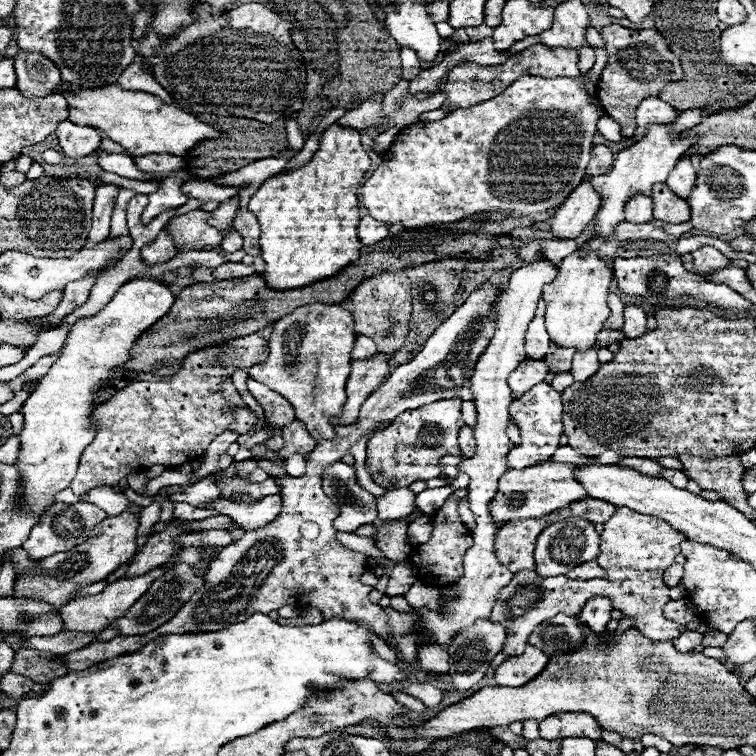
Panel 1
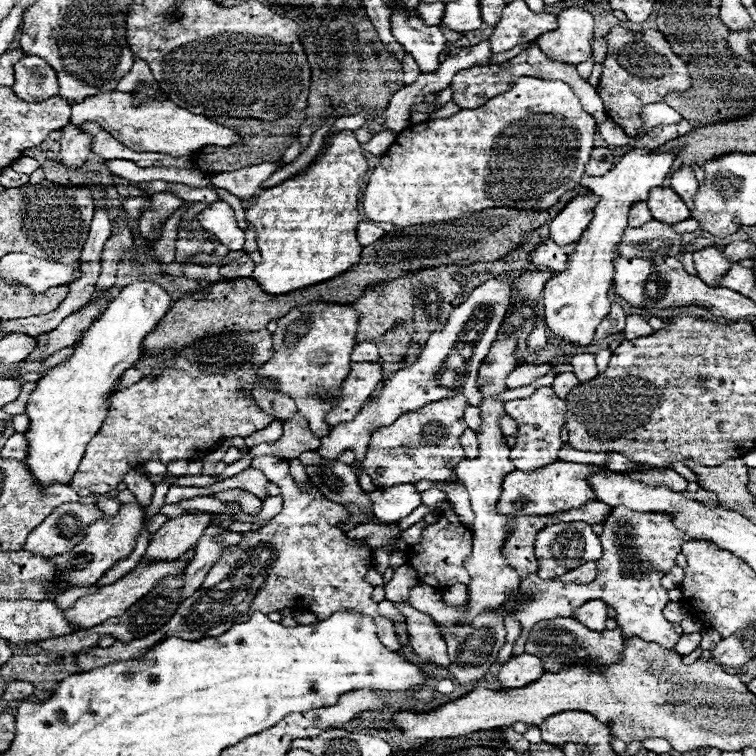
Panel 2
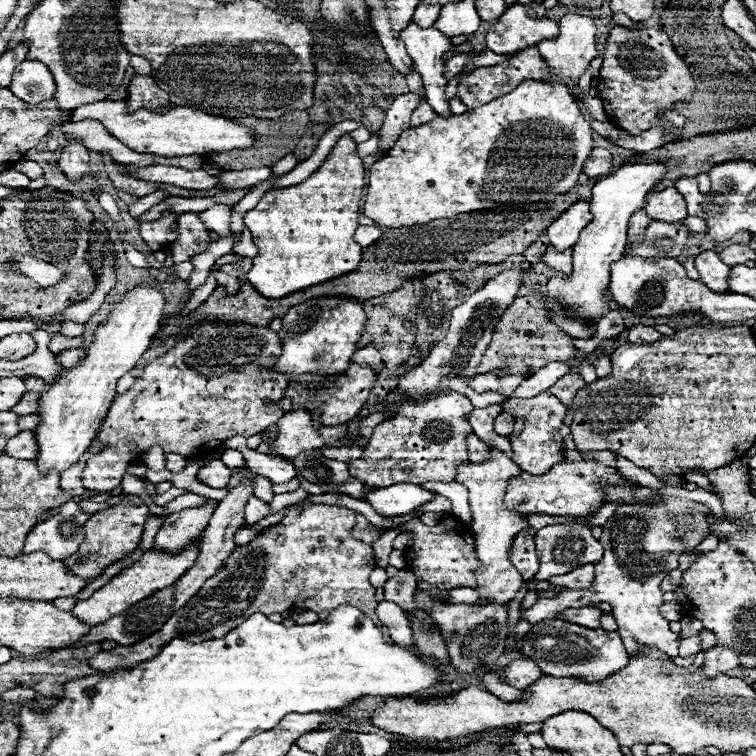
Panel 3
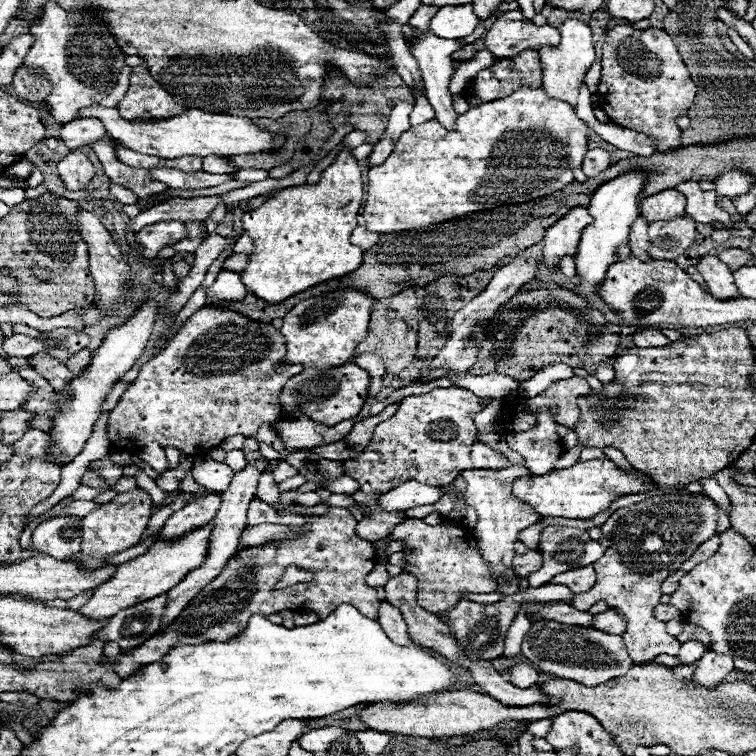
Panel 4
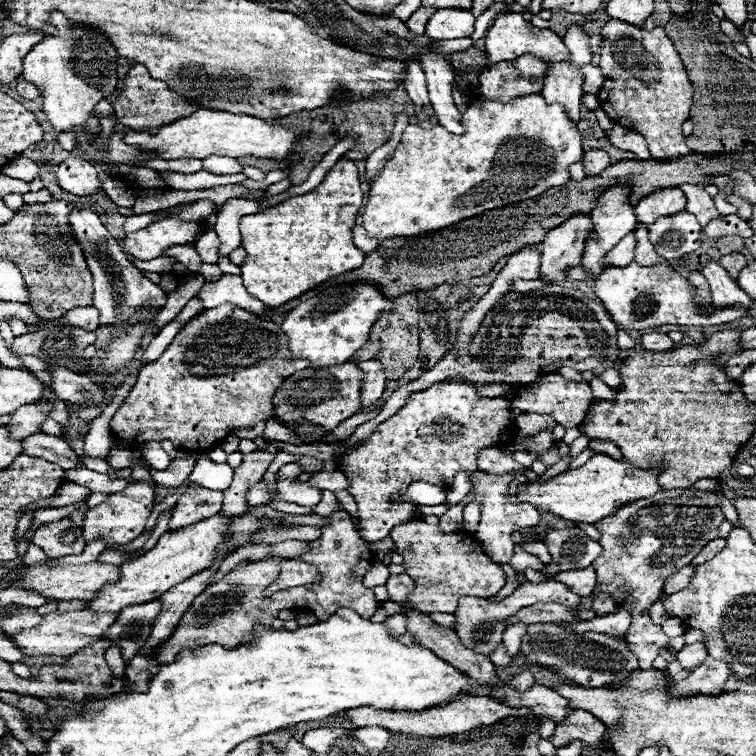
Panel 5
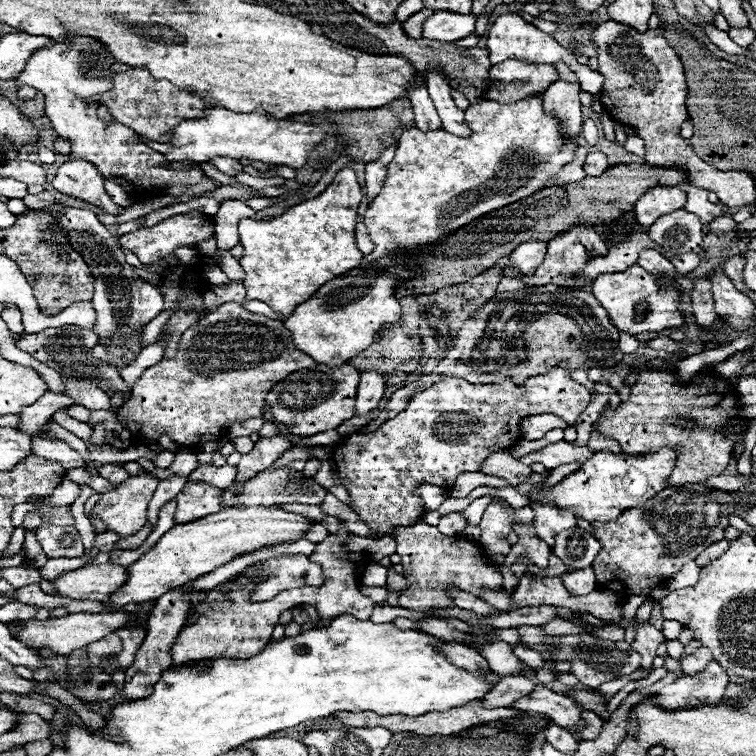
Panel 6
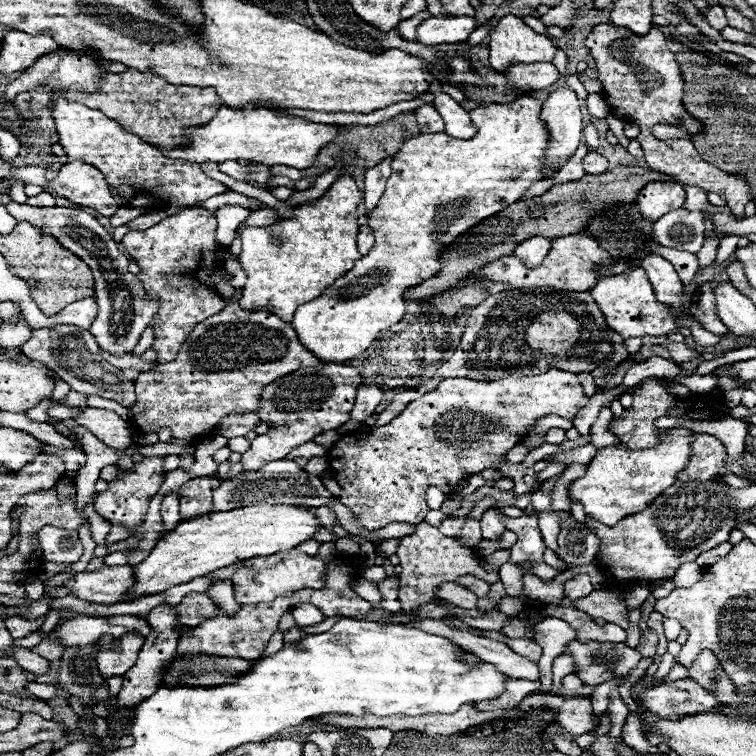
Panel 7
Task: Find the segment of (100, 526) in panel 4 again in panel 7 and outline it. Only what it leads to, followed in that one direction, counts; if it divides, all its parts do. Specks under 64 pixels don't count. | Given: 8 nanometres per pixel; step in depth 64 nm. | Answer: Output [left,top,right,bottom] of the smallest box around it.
[94,456,166,528]

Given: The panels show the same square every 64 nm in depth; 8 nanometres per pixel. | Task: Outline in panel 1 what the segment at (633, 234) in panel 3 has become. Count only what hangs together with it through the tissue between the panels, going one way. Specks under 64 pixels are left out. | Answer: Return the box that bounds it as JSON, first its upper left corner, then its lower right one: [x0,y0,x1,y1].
[626,196,652,224]

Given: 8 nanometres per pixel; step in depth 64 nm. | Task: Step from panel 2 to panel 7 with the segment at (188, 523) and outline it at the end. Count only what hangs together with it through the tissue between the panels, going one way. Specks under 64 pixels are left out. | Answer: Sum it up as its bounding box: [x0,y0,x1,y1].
[178,474,220,520]

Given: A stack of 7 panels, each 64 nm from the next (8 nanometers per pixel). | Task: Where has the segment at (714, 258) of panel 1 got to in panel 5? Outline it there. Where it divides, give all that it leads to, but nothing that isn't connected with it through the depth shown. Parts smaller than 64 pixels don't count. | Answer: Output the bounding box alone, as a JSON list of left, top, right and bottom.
[700,262,754,308]

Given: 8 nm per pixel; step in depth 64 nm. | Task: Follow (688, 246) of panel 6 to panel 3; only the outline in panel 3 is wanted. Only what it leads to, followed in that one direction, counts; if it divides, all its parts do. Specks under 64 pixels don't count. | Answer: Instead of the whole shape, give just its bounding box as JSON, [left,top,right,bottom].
[626,220,690,258]

